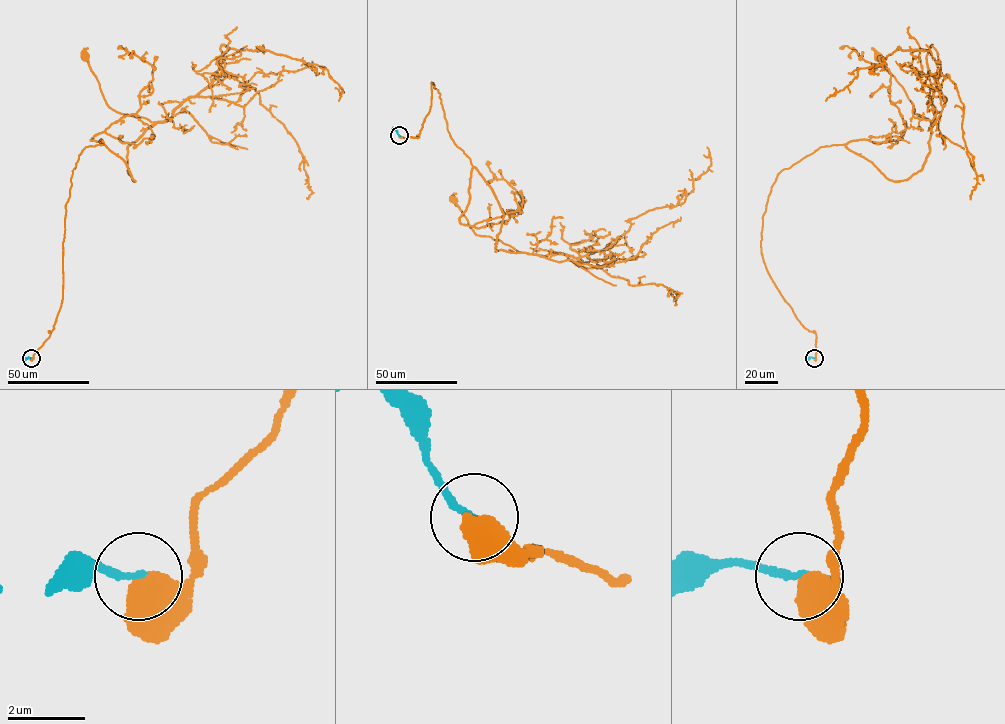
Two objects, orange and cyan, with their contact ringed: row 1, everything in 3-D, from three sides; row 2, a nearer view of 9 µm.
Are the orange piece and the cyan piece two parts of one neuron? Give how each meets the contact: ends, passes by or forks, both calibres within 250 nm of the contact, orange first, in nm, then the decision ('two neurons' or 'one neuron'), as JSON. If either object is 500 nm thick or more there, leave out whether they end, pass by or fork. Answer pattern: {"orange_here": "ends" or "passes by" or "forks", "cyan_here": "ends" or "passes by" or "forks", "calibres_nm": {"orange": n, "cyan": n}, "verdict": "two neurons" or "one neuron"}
{"calibres_nm": {"orange": 600, "cyan": 180}, "verdict": "two neurons"}

